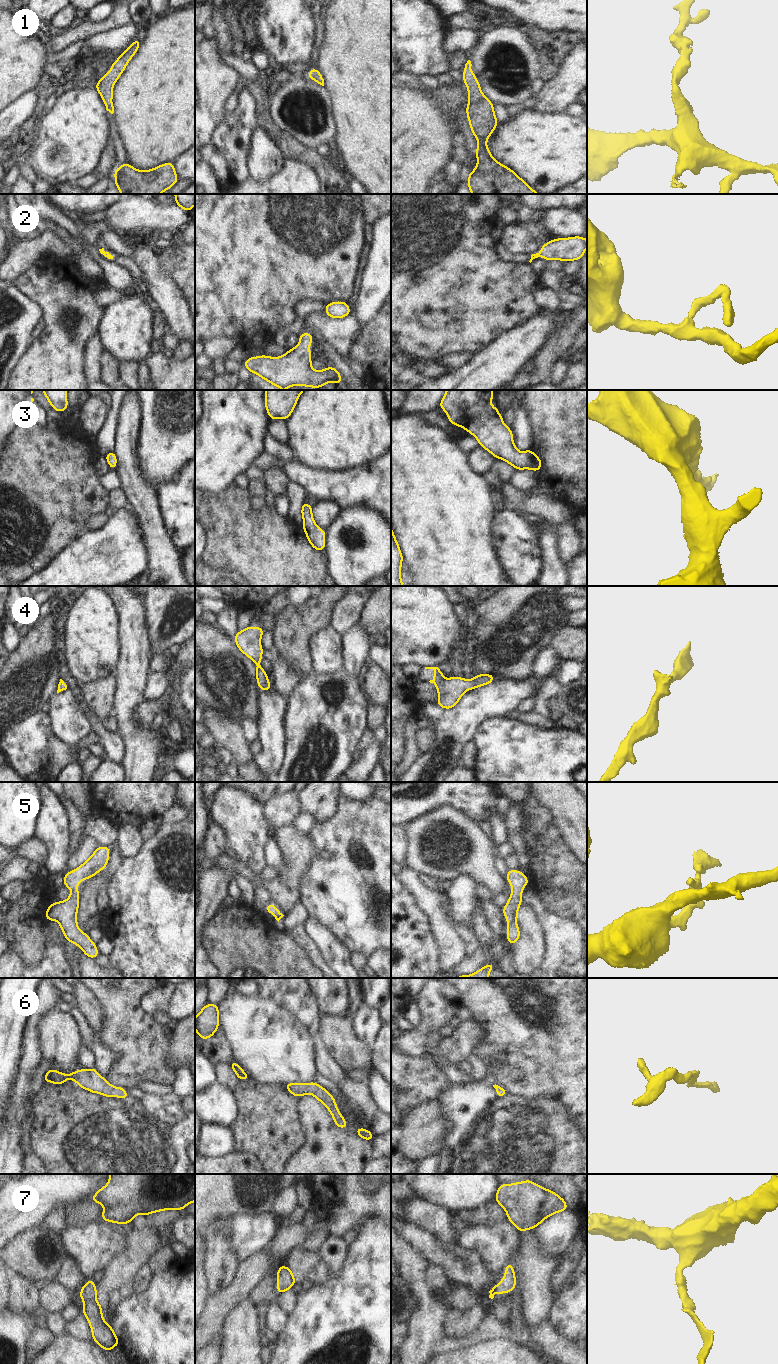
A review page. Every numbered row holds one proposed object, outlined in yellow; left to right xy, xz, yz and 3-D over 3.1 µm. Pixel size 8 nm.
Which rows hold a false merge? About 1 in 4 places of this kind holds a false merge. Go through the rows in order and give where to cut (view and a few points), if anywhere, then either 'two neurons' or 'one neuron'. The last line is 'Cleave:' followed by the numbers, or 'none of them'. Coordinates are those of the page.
1: cut none; one neuron
2: cut none; one neuron
3: cut none; one neuron
4: cut none; one neuron
5: cut none; one neuron
6: cut none; one neuron
7: cut none; one neuron
Cleave: none of them

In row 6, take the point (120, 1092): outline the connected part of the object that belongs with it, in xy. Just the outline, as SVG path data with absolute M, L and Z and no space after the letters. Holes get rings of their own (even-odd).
M49 1069L44 1075L45 1083L52 1082L54 1085L61 1085L67 1079L74 1080L81 1089L87 1089L90 1093L100 1093L104 1097L119 1097L127 1099L128 1093L124 1087L114 1087L98 1071L92 1069L80 1069L78 1071L65 1073Z

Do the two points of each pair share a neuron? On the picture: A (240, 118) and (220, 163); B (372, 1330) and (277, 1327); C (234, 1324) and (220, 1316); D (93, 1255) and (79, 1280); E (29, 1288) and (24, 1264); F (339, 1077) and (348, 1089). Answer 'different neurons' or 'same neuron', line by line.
A: same neuron
B: different neurons
C: different neurons
D: different neurons
E: different neurons
F: different neurons

